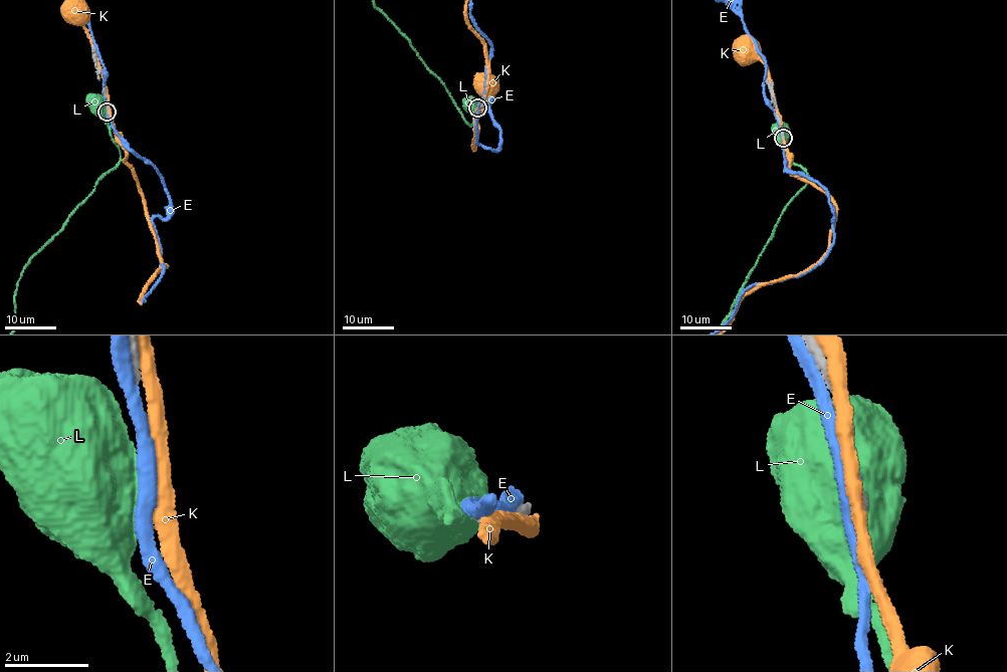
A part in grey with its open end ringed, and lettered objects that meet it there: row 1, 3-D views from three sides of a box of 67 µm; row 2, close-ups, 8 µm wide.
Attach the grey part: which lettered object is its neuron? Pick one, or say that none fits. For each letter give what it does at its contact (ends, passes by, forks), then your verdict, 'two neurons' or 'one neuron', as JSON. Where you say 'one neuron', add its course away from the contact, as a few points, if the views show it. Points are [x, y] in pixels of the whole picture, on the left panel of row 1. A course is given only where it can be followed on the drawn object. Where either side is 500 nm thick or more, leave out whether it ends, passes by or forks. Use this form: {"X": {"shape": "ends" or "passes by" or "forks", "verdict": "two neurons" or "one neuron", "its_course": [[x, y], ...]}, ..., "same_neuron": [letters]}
{"E": {"shape": "passes by", "verdict": "two neurons"}, "K": {"shape": "passes by", "verdict": "two neurons"}, "L": {"verdict": "two neurons"}, "same_neuron": []}

